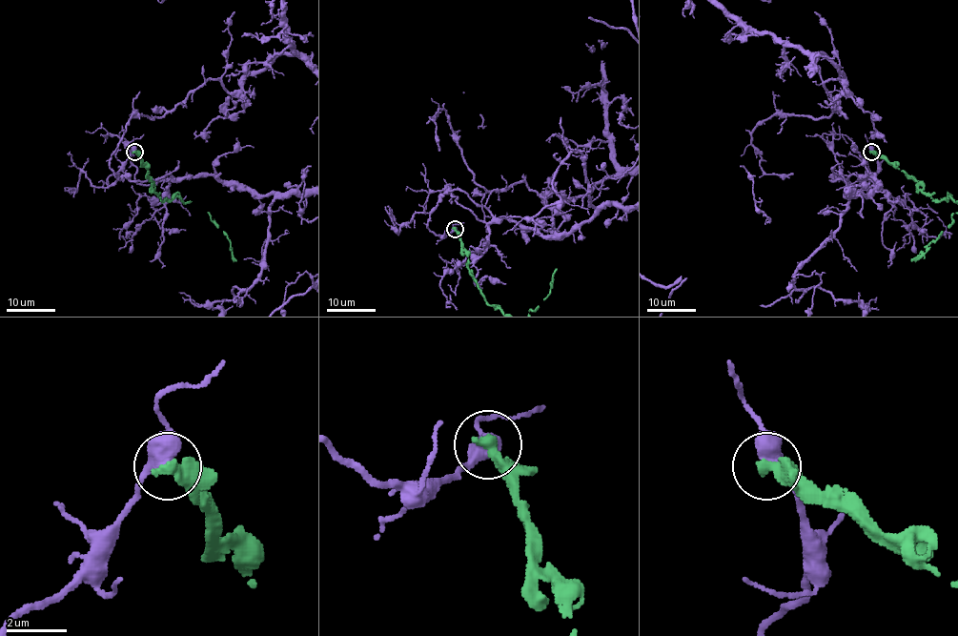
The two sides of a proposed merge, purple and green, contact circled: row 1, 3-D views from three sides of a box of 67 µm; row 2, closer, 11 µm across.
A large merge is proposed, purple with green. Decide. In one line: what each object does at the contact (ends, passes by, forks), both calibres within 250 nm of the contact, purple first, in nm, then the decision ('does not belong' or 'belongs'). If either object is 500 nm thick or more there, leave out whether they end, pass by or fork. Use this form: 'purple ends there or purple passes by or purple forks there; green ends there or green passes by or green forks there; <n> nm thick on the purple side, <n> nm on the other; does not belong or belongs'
500 nm thick on the purple side, 440 nm on the other; does not belong

